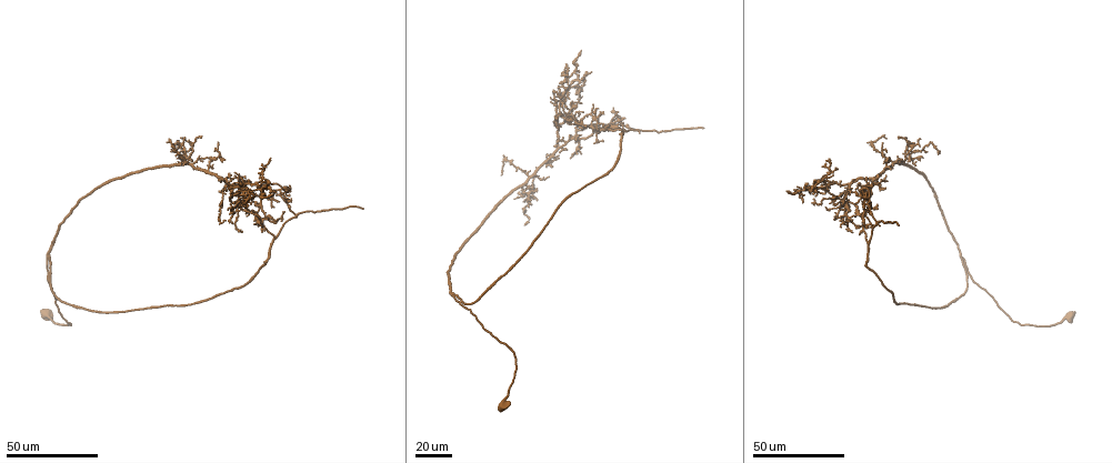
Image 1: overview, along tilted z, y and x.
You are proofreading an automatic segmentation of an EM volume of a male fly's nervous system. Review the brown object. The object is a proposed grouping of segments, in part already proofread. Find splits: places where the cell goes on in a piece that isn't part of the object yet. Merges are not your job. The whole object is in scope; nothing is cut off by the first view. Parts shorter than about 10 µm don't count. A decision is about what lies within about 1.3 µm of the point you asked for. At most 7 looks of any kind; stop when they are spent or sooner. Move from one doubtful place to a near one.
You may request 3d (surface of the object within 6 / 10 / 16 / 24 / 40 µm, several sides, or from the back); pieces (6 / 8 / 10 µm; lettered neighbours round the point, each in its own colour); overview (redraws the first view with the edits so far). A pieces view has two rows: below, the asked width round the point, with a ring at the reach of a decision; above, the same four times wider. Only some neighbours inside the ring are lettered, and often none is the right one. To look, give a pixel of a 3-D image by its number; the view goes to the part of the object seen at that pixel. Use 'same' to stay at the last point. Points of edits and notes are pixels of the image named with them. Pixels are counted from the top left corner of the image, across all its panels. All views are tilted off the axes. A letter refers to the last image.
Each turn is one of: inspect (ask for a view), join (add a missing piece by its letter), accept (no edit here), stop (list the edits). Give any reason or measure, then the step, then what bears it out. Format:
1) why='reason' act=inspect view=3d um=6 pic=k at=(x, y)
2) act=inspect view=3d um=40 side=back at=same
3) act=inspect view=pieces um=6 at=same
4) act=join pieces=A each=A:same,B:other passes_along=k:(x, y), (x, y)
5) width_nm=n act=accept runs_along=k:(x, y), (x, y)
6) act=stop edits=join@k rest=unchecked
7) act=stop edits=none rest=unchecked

why='free end' act=inspect view=3d um=24 pic=1 at=(836, 217)

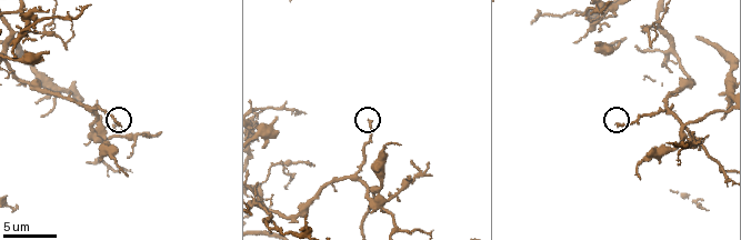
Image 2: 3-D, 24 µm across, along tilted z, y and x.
act=inspect view=pieces um=8 pic=2 at=(120, 124)

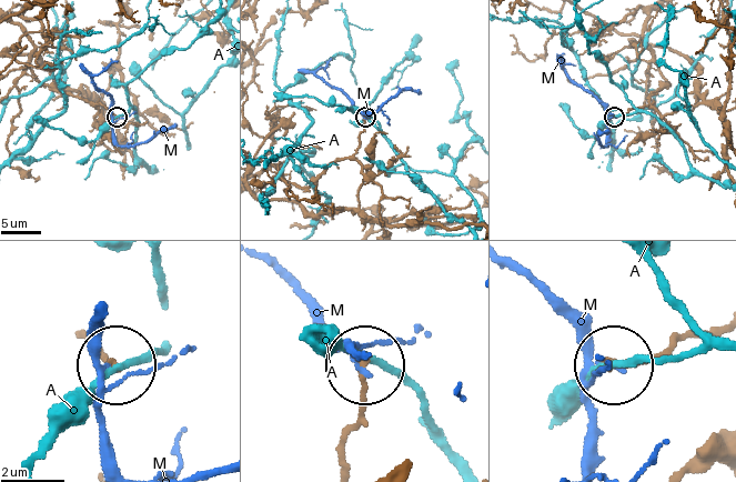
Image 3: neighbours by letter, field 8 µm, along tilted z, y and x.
act=accept each=A:other,M:other runs_along=3:(345, 470), (360, 364) found='none of them fits'

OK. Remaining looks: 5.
why='an open end' act=inspect view=3d um=24 pic=1 at=(854, 191)

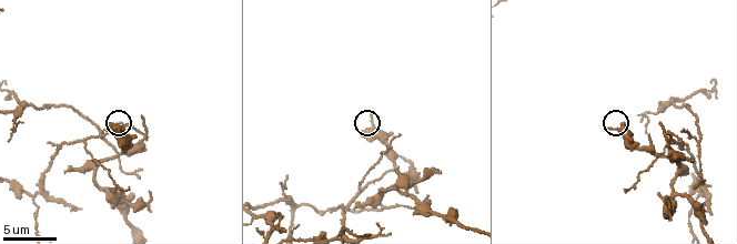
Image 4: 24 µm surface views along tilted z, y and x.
act=inspect view=pieces um=10 pic=4 at=(607, 128)

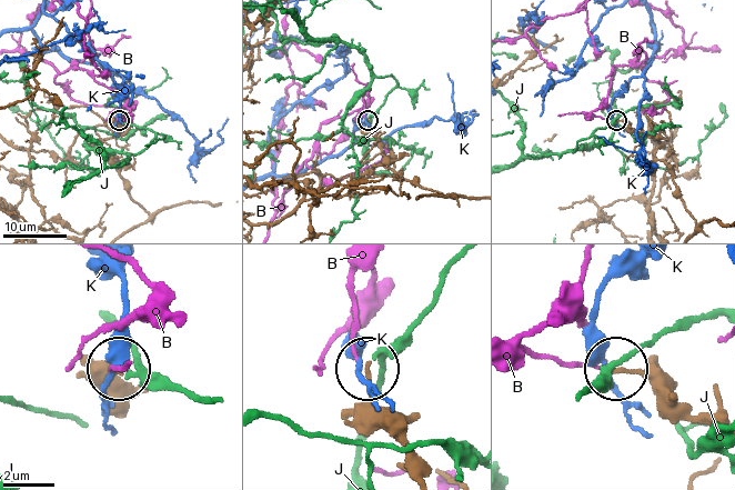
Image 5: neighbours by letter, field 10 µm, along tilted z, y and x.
act=accept each=B:other,J:other,K:other found='none of them fits'

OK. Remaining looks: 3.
why='long arm stops here' act=inspect view=3d um=40 pic=1 at=(703, 128)

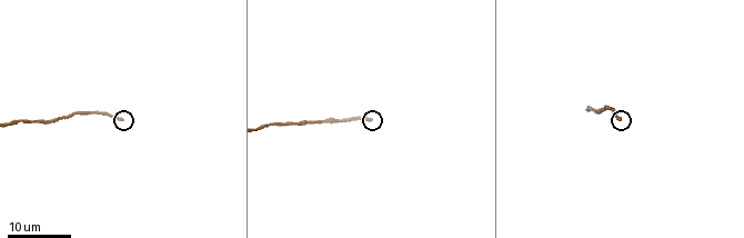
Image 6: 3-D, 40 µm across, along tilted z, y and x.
act=inspect view=pieces um=10 pic=6 at=(122, 120)

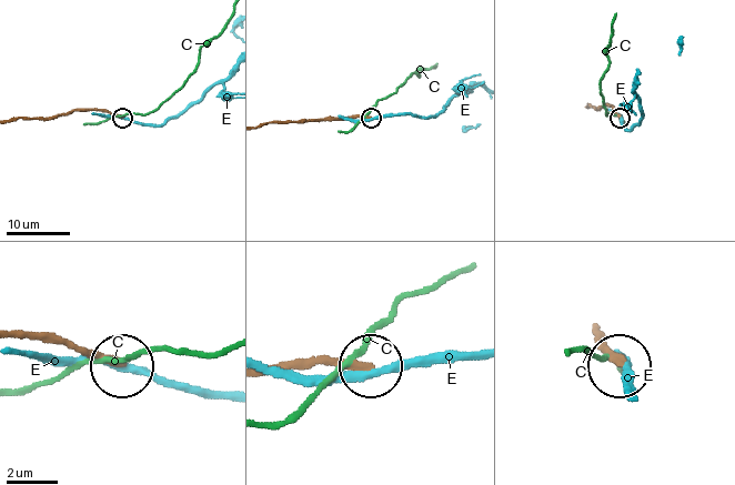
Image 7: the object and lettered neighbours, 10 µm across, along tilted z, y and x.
act=accept each=C:other,E:other runs_along=7:(282, 121), (371, 117) found='no lettered piece goes on from it'

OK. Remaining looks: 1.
act=stop edits=none rest=unchecked

